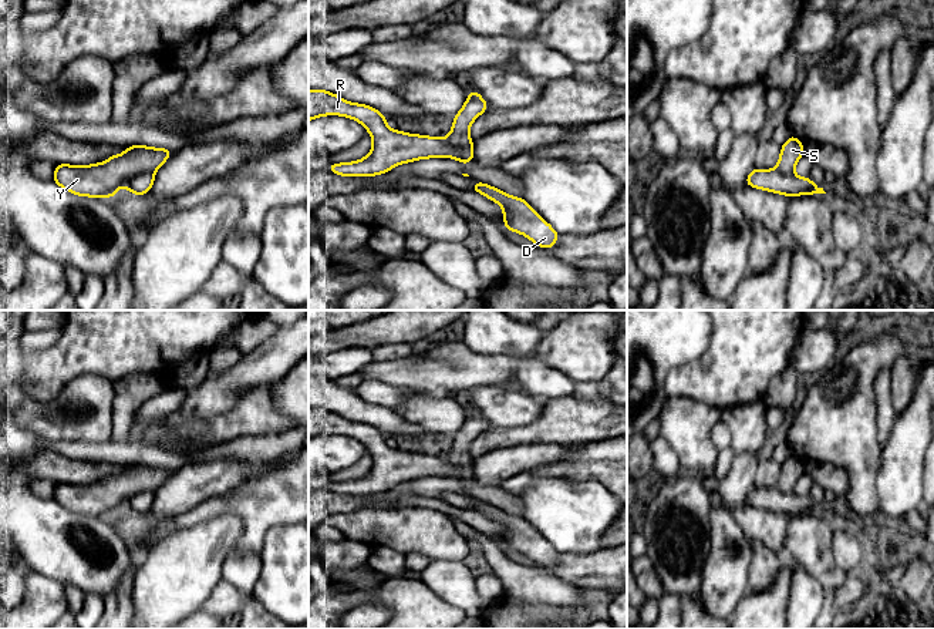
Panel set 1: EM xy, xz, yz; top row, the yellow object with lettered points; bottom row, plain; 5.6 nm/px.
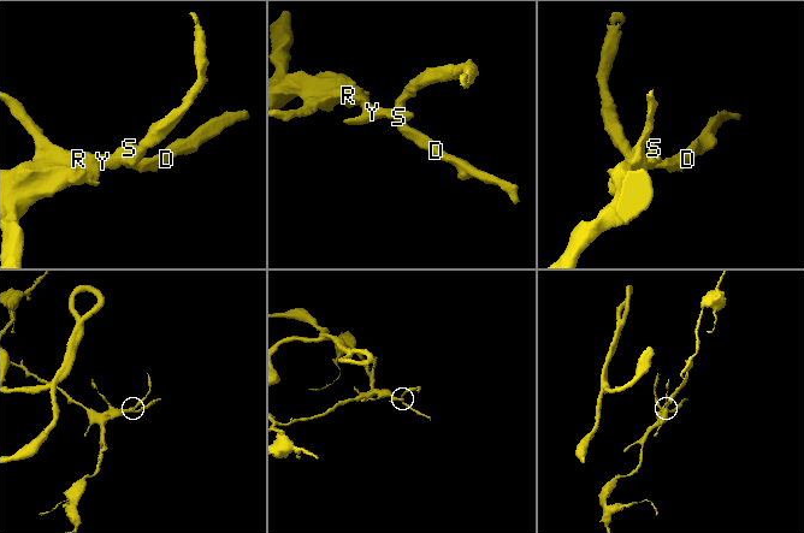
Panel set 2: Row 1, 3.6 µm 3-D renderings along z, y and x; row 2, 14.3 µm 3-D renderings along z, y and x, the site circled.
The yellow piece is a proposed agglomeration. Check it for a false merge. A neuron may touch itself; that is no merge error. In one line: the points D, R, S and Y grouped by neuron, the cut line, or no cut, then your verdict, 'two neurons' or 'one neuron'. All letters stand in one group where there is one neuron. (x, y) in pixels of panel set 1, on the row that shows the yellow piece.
groups D / R S Y; cut xy (154, 171), (140, 171), (127, 184); two neurons

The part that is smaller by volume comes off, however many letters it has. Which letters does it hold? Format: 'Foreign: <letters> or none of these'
Foreign: D

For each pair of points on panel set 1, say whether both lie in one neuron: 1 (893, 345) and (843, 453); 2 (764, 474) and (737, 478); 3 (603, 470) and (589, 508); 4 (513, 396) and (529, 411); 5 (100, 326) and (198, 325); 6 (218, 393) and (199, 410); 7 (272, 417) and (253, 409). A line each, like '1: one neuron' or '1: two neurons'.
1: one neuron
2: two neurons
3: two neurons
4: one neuron
5: one neuron
6: one neuron
7: one neuron

